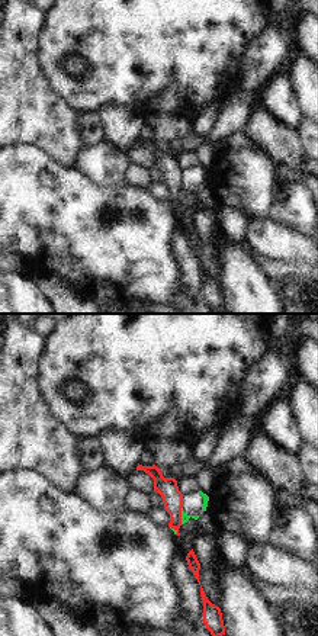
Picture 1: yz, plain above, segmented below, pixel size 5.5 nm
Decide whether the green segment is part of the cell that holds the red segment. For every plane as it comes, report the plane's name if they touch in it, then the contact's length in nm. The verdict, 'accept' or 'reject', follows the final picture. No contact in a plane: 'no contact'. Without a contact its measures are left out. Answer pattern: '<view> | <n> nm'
yz | 100 nm

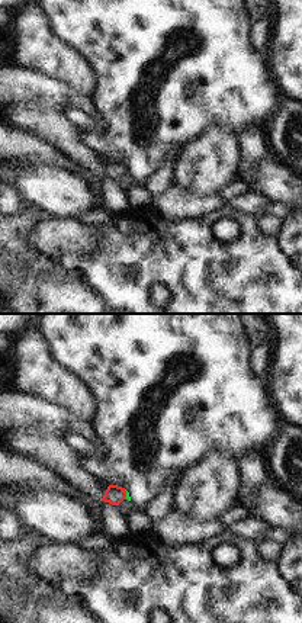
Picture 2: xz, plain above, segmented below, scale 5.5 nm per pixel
xz | 60 nm

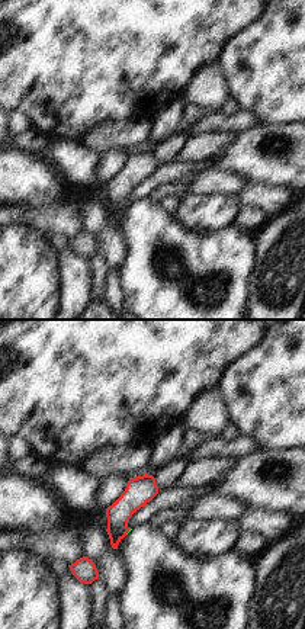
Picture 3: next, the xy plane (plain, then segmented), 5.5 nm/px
xy | 40 nm

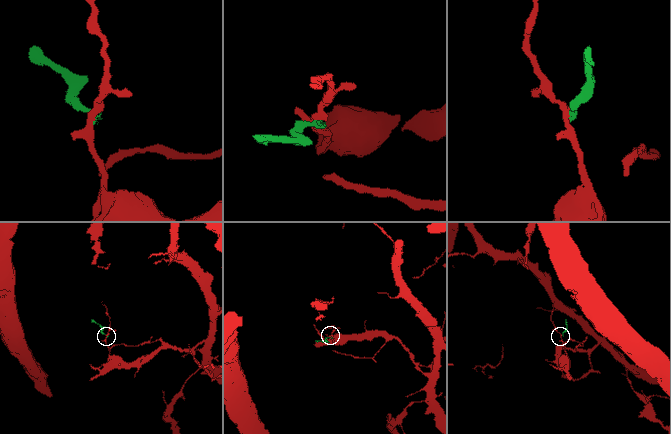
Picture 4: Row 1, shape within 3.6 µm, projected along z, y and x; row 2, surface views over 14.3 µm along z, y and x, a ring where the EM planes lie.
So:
reject

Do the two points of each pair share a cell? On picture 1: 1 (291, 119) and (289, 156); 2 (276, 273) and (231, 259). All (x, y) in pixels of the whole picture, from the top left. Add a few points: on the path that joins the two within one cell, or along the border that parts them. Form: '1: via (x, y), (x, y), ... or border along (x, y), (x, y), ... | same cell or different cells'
1: border along (264, 106), (279, 124), (298, 132) | different cells
2: border along (246, 247), (273, 282) | different cells

